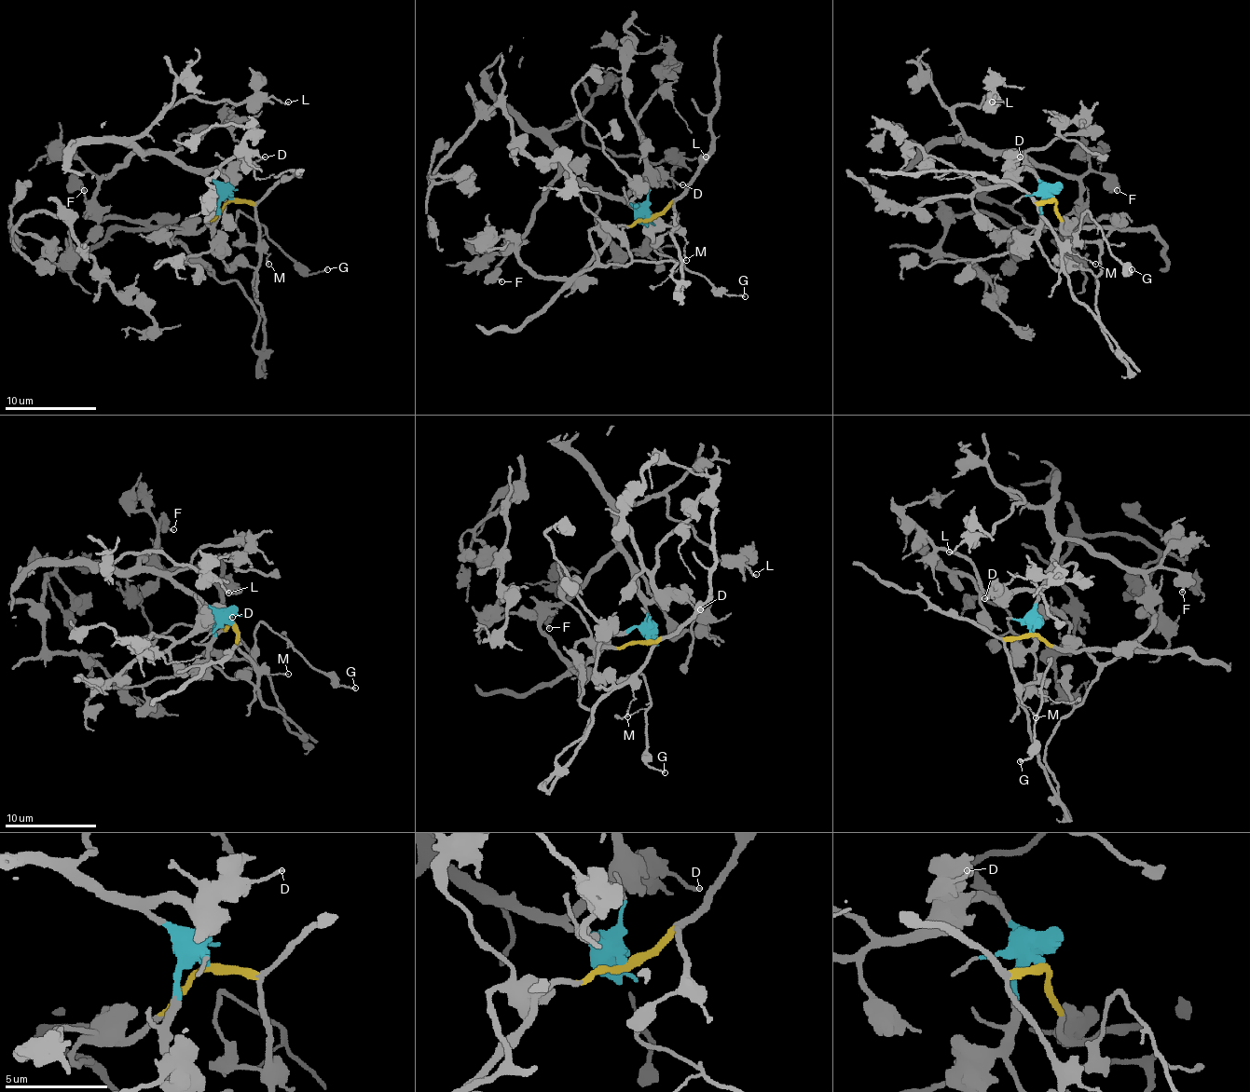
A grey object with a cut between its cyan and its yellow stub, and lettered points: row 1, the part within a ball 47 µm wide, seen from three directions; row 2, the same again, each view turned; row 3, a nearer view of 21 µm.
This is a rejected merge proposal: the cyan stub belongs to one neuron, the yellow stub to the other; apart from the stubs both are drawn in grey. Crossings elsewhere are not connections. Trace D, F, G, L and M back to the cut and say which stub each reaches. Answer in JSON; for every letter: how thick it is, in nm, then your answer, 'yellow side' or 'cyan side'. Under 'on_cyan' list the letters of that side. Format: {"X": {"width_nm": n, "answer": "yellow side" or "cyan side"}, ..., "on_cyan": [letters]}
{"D": {"width_nm": 150, "answer": "cyan side"}, "F": {"width_nm": 200, "answer": "cyan side"}, "G": {"width_nm": 130, "answer": "yellow side"}, "L": {"width_nm": 140, "answer": "cyan side"}, "M": {"width_nm": 120, "answer": "yellow side"}, "on_cyan": ["D", "F", "L"]}

